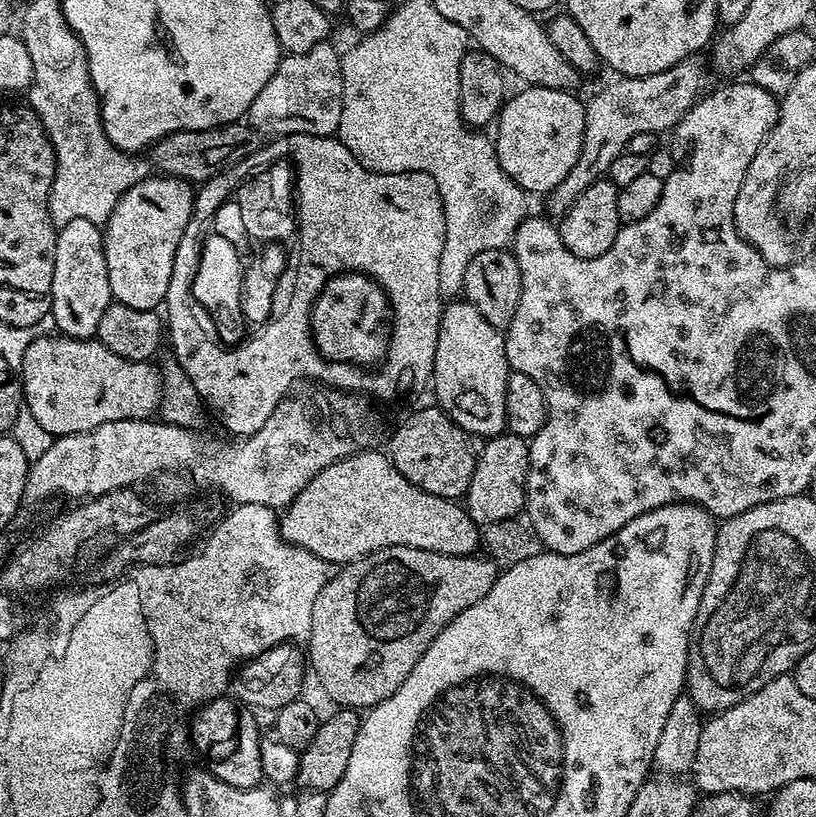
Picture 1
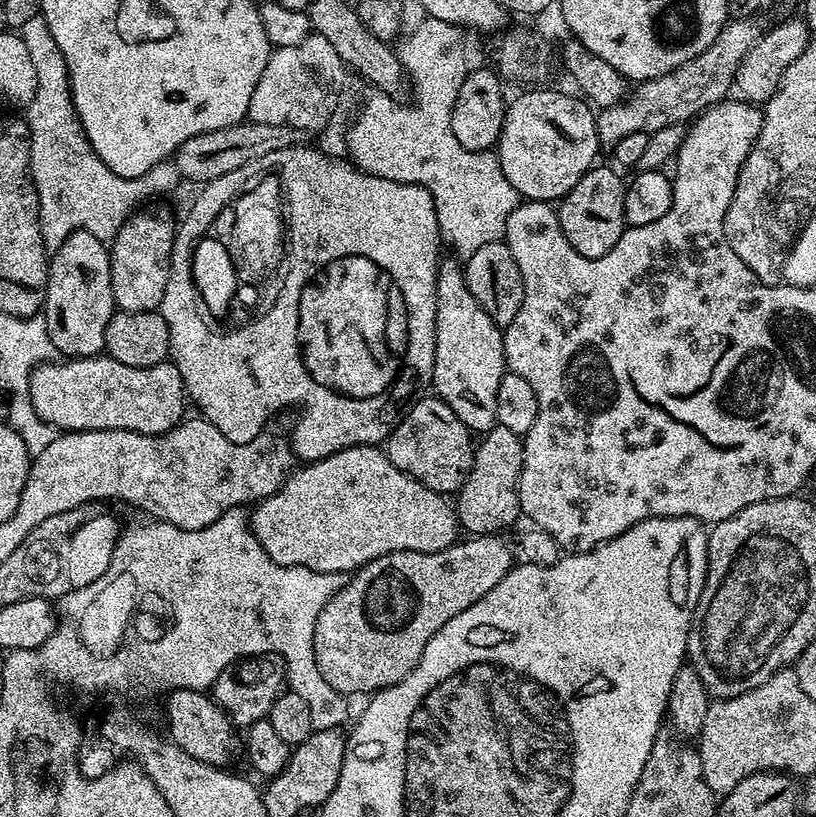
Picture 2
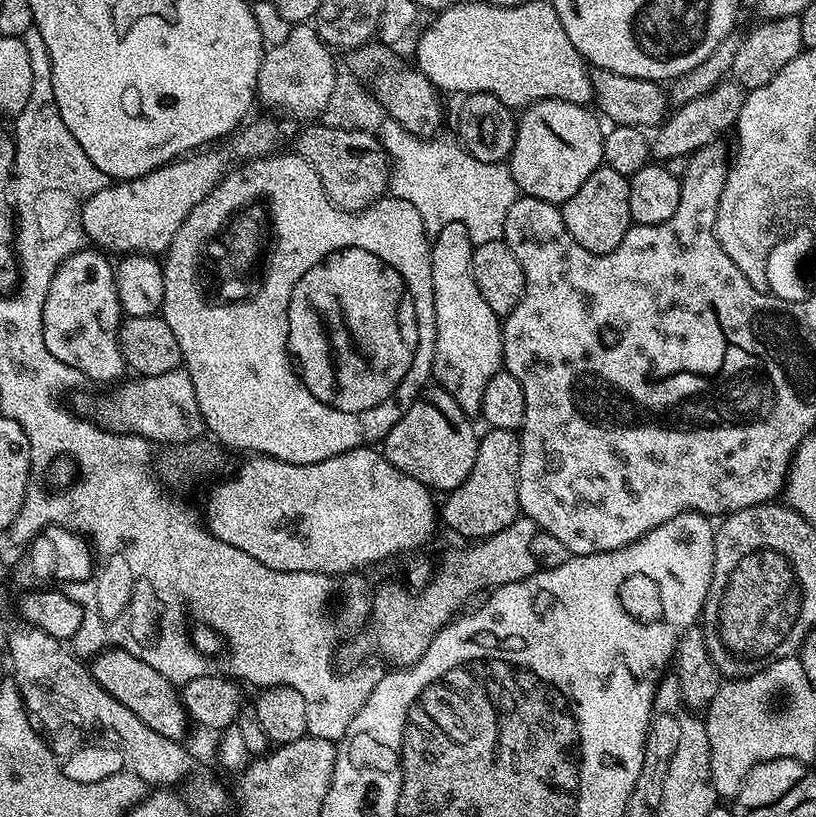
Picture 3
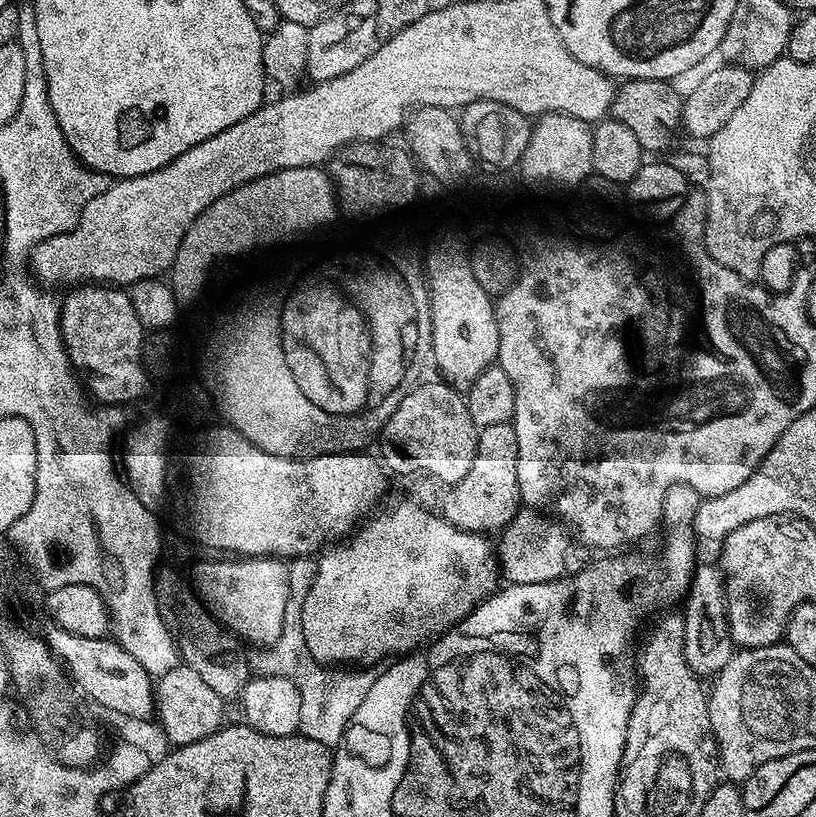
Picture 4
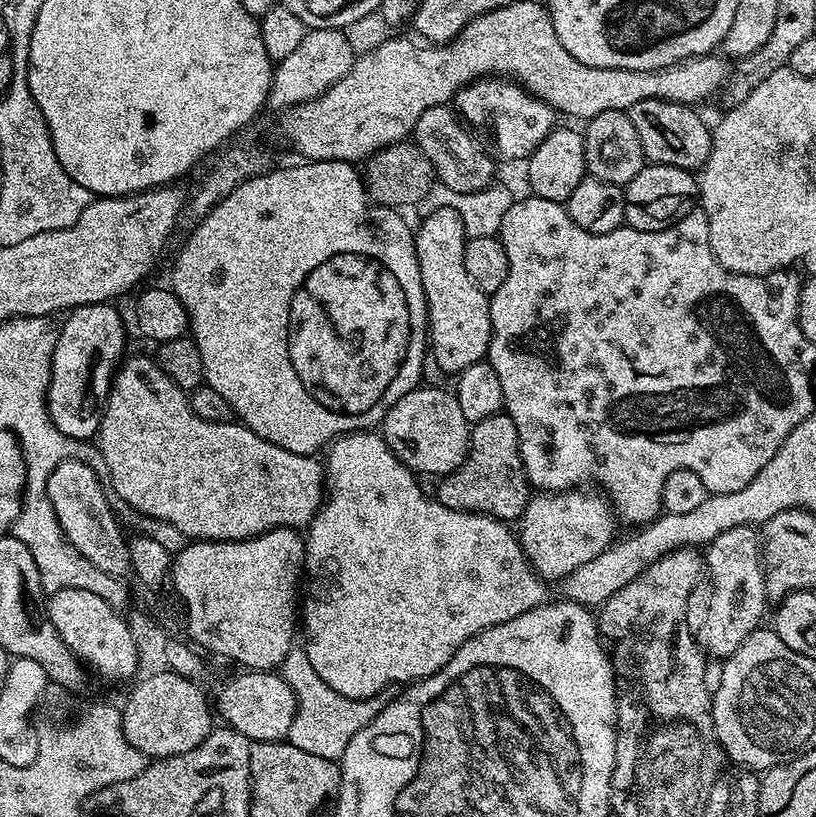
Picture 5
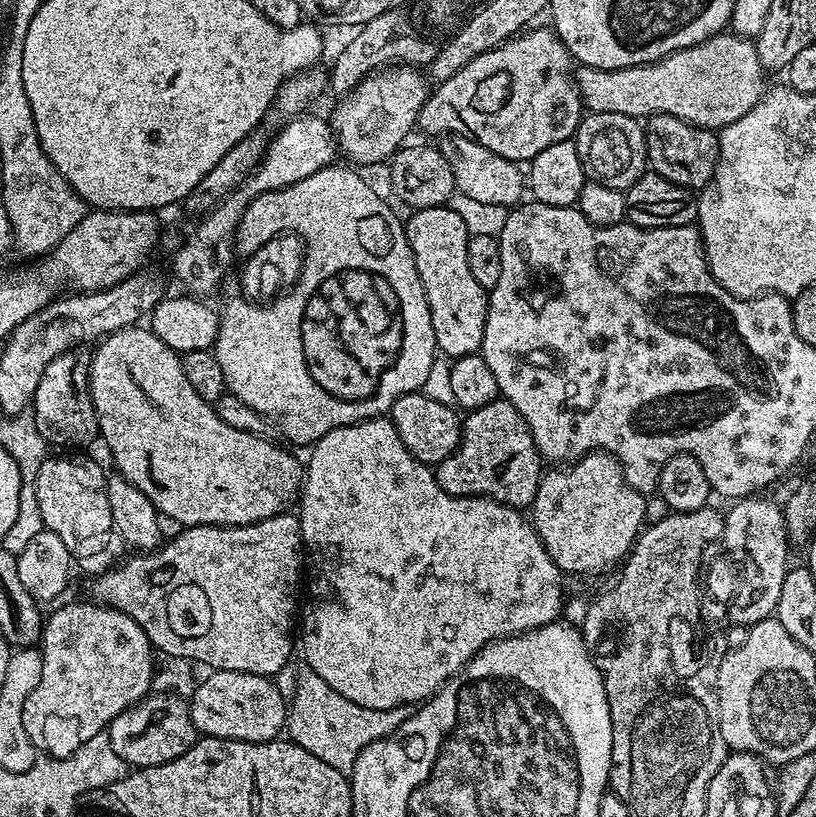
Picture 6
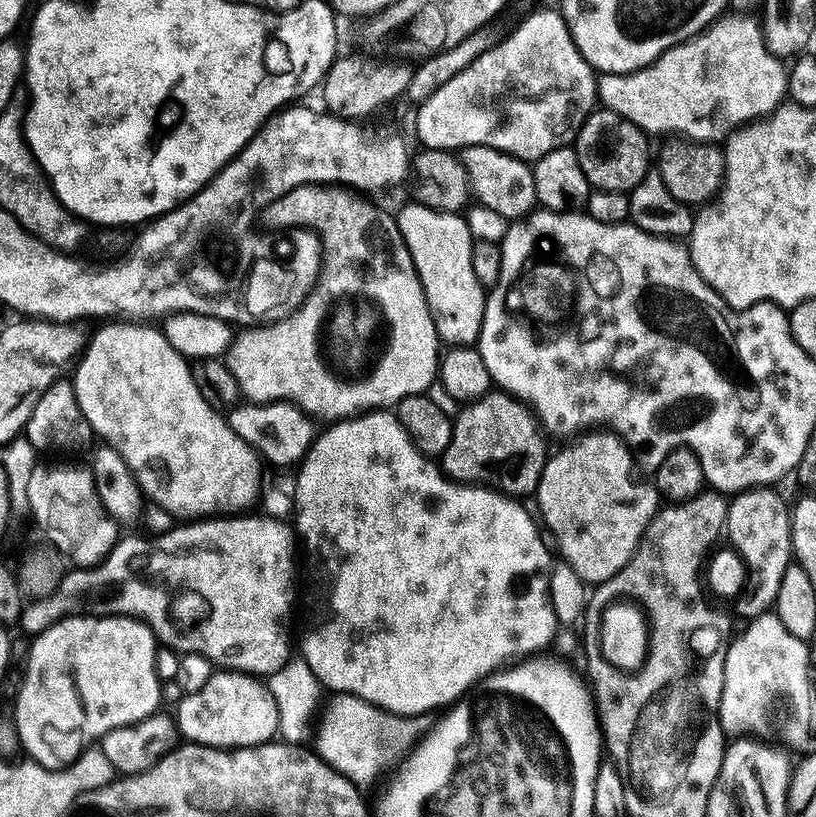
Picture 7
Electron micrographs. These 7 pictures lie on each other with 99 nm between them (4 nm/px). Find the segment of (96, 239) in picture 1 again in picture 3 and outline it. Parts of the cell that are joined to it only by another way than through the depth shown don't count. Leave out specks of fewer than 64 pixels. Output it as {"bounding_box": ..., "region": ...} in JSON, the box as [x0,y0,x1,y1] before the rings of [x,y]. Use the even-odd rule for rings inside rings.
{"bounding_box":[42,246,126,385],"region":[[[84,246],[60,263],[54,274],[54,282],[50,282],[46,306],[42,310],[42,338],[46,338],[46,350],[50,350],[58,362],[74,366],[74,370],[78,370],[89,381],[101,380],[102,383],[111,385],[125,375],[123,372],[126,372],[126,365],[120,349],[122,309],[116,289],[114,264],[107,259],[111,260],[103,251]]]}

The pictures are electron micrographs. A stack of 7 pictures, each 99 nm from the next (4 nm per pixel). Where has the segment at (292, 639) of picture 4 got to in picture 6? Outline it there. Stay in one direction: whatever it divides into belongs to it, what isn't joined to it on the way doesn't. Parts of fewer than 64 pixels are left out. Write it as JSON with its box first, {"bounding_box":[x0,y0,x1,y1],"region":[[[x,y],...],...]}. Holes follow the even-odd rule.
{"bounding_box":[286,662,406,773],"region":[[[303,662],[295,665],[296,689],[290,697],[290,707],[286,712],[286,736],[292,743],[302,746],[302,750],[310,750],[314,758],[322,758],[326,766],[334,766],[334,770],[351,773],[358,754],[370,742],[390,736],[400,723],[406,719],[399,708],[386,710],[370,710],[350,702],[350,698],[342,698],[338,690],[330,690],[310,665]]]}

